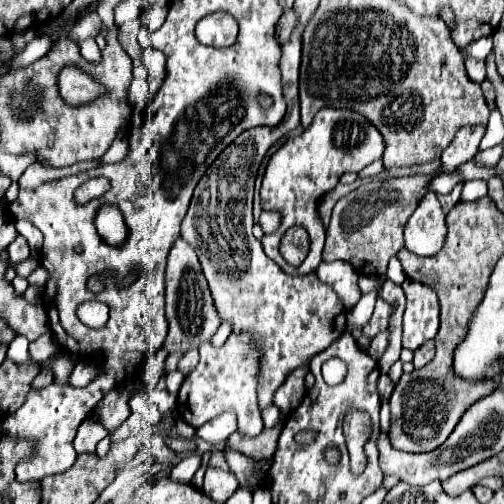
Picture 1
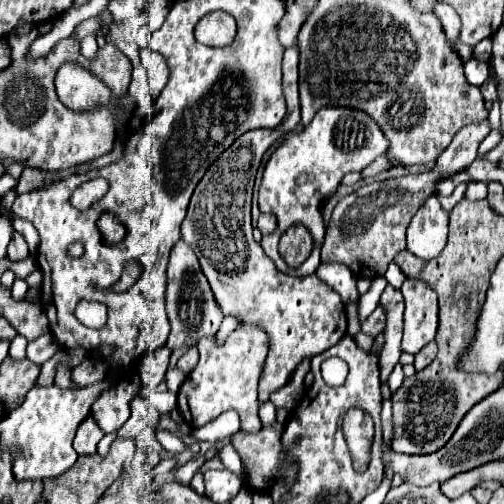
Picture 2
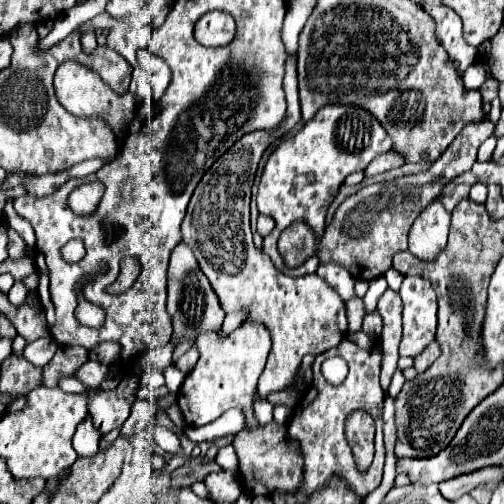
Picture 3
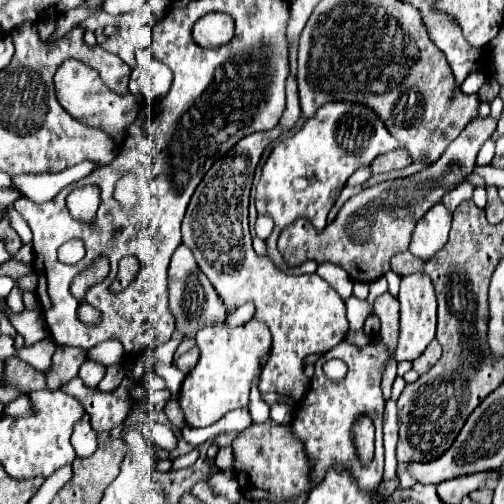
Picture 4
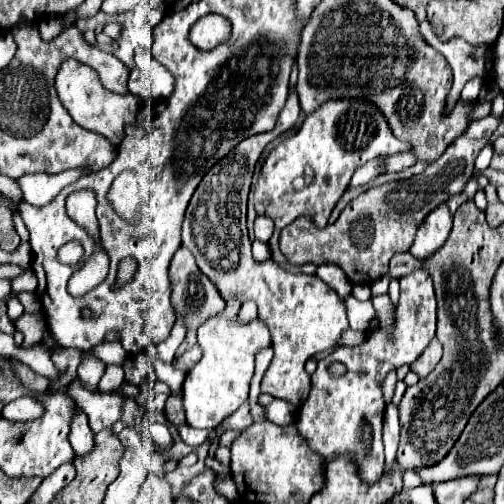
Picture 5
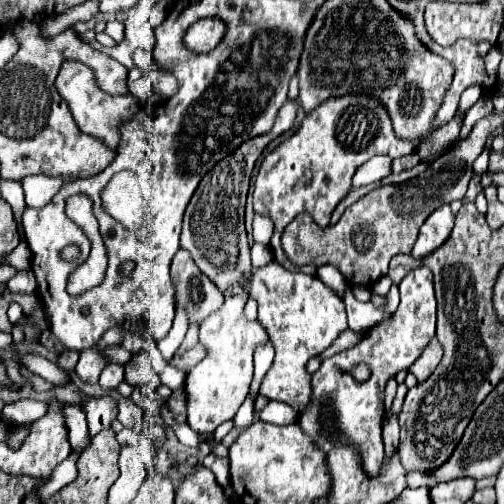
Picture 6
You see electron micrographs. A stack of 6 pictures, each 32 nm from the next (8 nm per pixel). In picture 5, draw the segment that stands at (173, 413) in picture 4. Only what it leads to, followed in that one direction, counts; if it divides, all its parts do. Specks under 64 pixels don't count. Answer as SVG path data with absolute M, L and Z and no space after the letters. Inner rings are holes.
M180 392L178 394L170 394L164 412L166 412L170 424L174 424L174 426L184 424L184 408L182 408L182 394Z

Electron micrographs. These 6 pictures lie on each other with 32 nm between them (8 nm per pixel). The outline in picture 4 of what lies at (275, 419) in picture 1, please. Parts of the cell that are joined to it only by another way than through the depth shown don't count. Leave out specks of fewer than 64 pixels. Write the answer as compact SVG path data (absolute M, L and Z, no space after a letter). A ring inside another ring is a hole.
M259 376L254 381L250 392L249 410L252 420L255 423L264 423L270 419L270 406L261 399L261 394L258 389Z

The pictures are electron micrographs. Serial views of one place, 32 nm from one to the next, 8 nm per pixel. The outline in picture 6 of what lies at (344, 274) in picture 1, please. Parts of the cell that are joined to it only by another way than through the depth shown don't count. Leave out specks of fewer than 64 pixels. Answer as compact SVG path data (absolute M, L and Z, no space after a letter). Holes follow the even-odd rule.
M320 266L318 268L318 278L330 286L338 296L344 296L344 292L348 290L348 282L344 282L344 276L340 276L340 270L336 270L334 266Z

